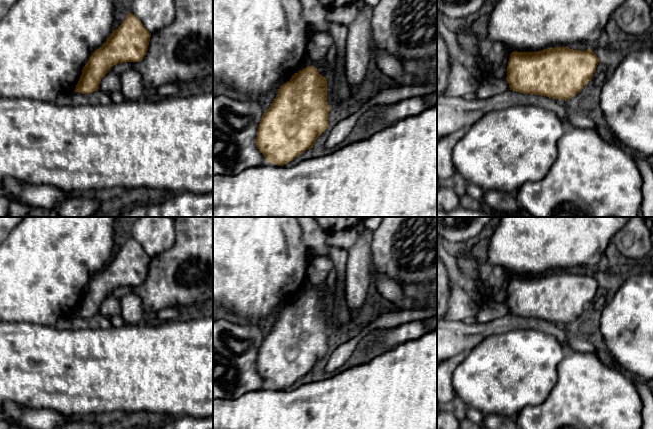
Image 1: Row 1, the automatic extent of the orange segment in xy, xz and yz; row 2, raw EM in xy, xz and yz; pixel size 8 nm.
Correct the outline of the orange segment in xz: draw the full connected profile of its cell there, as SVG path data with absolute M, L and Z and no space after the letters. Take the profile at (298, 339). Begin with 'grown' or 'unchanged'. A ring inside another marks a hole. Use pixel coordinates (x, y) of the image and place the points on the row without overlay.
unchanged; M308 290L292 299L291 303L278 313L278 319L261 342L255 367L267 386L283 390L306 374L313 372L315 364L329 351L327 326L327 303L314 290Z

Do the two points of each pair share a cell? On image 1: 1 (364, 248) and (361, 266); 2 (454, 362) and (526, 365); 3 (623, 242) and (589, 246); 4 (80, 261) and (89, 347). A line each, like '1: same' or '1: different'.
1: same
2: different
3: different
4: different

